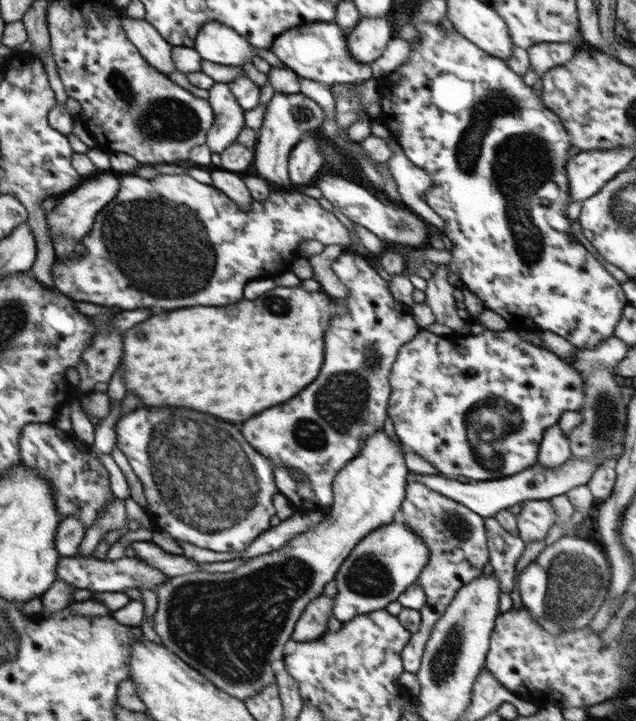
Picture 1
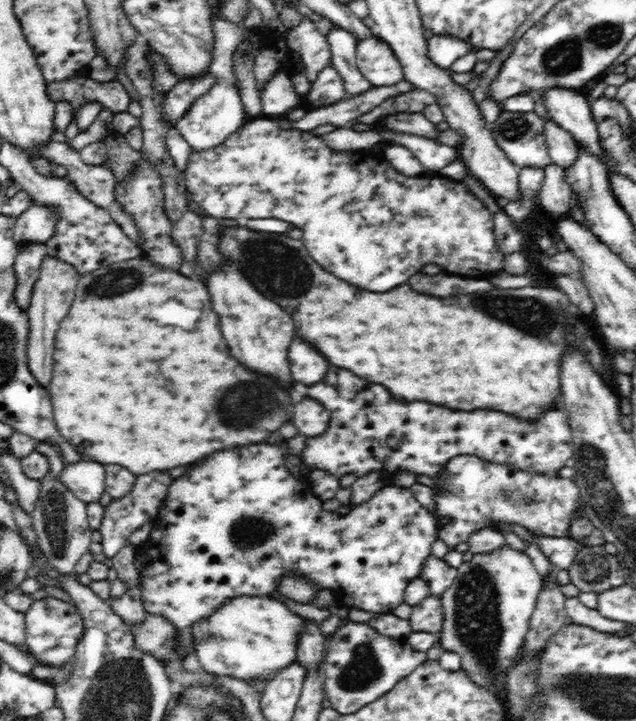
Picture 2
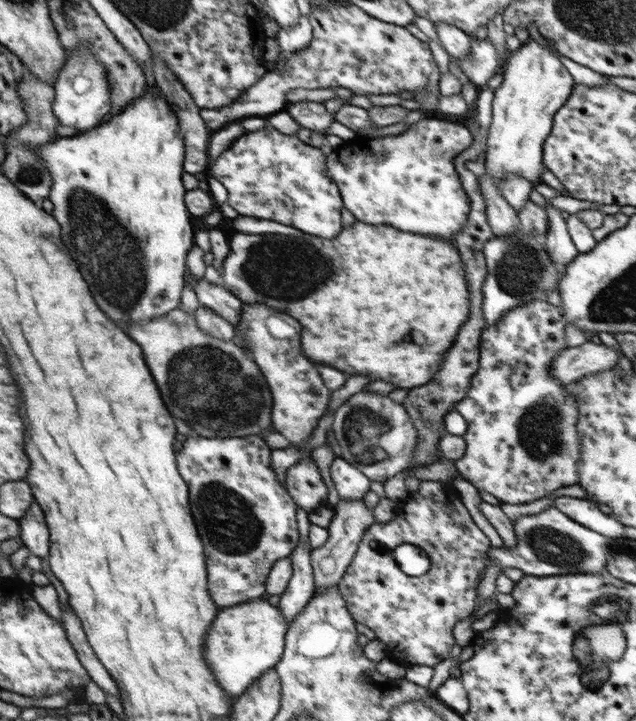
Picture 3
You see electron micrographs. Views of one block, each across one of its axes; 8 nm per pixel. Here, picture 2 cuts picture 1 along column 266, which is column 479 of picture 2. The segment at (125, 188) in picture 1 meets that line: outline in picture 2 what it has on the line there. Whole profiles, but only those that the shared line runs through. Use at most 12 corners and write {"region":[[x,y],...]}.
{"region":[[249,119],[193,149],[209,216],[284,216],[370,292],[504,270],[464,183]]}

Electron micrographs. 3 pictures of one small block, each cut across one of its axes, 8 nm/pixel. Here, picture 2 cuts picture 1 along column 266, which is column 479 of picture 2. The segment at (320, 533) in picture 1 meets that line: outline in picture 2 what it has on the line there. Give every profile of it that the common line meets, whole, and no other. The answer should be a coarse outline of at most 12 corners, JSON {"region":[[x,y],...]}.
{"region":[[504,545],[457,568],[440,644],[502,700],[543,584]]}

